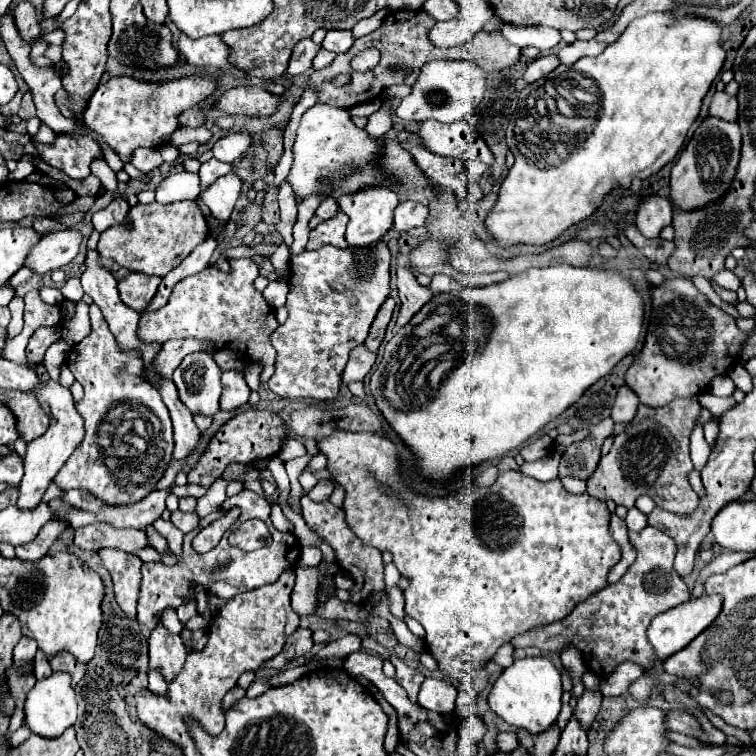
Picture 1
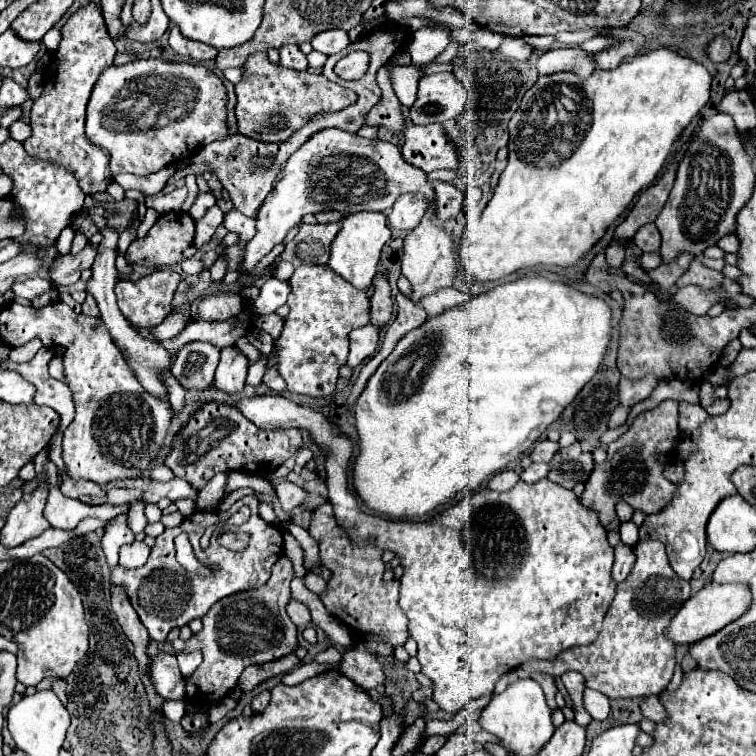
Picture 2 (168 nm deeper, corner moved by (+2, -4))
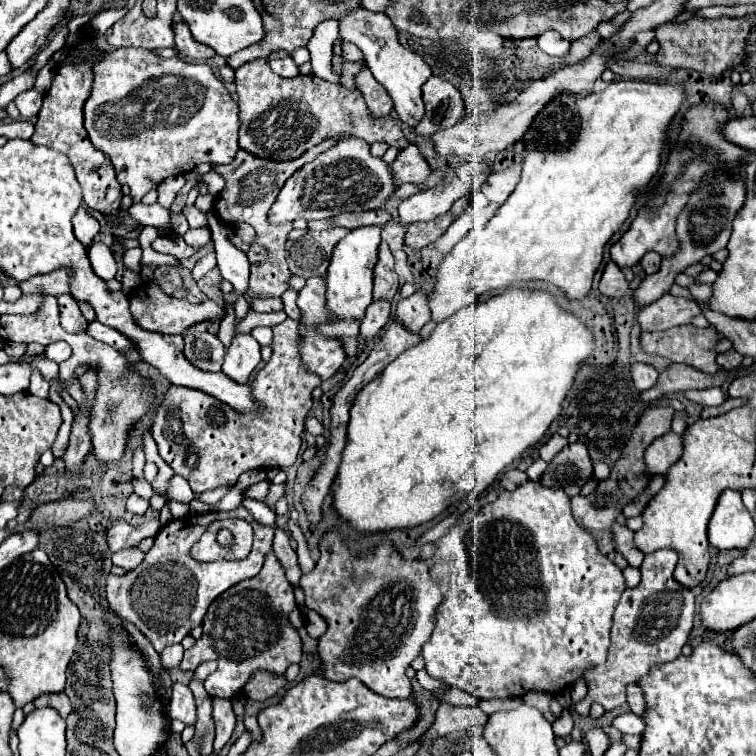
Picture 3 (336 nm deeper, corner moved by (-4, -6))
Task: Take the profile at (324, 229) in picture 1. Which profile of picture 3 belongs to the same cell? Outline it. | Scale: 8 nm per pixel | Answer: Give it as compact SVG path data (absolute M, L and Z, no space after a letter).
M332 227L326 231L308 231L306 235L302 235L296 241L286 241L286 259L288 259L288 267L294 275L300 275L304 279L318 275L324 277L326 269L330 265L330 257L332 257L332 249L334 245L348 233L346 227Z

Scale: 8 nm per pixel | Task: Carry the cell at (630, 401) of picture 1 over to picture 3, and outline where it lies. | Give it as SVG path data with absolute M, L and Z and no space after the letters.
M632 363L632 381L638 393L648 391L658 381L658 371L646 363Z

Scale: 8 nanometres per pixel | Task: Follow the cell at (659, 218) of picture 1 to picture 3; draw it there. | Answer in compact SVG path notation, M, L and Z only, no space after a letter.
M648 251L644 257L642 257L642 269L650 275L650 273L656 273L658 271L658 267L660 267L660 255L656 253L656 251Z

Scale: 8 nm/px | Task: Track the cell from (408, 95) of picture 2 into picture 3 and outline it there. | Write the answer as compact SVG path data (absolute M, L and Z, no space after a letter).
M360 9L340 19L340 37L362 49L368 69L372 71L376 81L388 89L400 121L404 121L408 127L416 127L416 123L424 115L422 85L432 77L432 69L420 55L400 45L398 31L394 23L390 21L390 17L386 13L374 13L368 9Z

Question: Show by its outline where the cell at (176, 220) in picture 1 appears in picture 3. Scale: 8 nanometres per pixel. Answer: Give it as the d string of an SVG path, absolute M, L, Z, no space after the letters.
M58 267L52 273L34 275L28 281L22 281L20 287L24 293L48 293L48 295L62 295L70 291L70 267Z

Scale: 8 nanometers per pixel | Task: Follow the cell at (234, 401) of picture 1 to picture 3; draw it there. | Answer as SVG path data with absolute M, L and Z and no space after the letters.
M234 335L232 339L232 347L228 347L226 357L224 357L224 365L222 365L222 373L228 375L232 381L236 383L248 383L254 369L260 363L260 345L252 335Z

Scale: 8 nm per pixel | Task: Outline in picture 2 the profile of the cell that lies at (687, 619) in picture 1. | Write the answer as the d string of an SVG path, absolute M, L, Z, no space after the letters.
M708 583L706 587L702 587L696 595L692 595L682 609L676 613L676 617L670 623L670 639L674 639L676 643L698 643L704 637L714 635L716 631L724 629L728 623L736 621L738 617L742 617L746 613L746 609L750 607L752 601L752 591L748 585L742 583Z

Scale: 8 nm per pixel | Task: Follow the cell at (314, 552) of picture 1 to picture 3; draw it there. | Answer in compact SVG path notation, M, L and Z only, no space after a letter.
M304 603L300 605L300 613L302 613L302 621L304 621L304 625L306 625L308 635L318 639L318 637L324 633L324 629L326 629L326 621L324 621L324 617L318 615L316 611L312 611L310 607L306 607Z

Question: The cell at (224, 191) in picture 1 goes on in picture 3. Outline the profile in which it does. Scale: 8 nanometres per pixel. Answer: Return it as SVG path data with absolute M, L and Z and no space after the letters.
M196 227L196 229L188 229L184 235L184 241L194 247L196 251L200 251L202 247L210 245L212 241L212 231L208 227Z

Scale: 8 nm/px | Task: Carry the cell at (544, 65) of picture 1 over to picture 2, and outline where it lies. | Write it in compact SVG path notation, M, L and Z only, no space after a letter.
M556 47L546 51L538 59L538 75L570 71L584 79L590 73L594 73L594 69L596 69L596 63L592 59L592 53L584 51L582 47Z

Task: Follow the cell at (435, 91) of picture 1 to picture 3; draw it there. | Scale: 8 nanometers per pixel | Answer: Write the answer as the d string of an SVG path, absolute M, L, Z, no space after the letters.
M432 77L424 83L422 97L424 97L426 113L414 129L418 135L430 135L440 129L452 127L462 119L466 111L466 103L460 91L456 91L452 83L440 77Z

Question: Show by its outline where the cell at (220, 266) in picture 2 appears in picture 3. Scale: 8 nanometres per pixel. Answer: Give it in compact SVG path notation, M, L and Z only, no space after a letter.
M225 304L225 308L227 310L227 315L219 323L219 332L217 336L227 349L231 345L232 338L236 333L236 321L233 305Z

